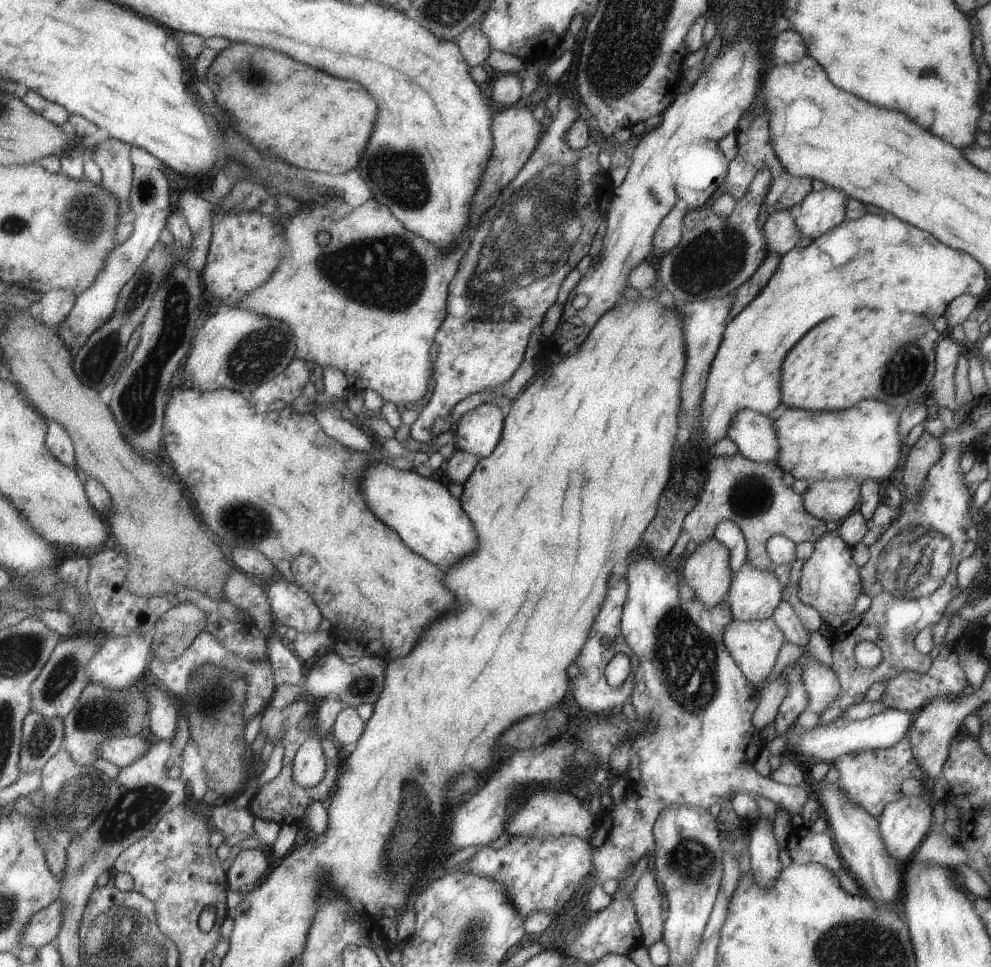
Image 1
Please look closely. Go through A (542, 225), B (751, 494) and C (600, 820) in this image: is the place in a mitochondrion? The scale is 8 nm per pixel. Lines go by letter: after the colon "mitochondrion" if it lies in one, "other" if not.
A: mitochondrion
B: mitochondrion
C: other

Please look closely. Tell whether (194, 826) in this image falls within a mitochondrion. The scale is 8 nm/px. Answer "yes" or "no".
no

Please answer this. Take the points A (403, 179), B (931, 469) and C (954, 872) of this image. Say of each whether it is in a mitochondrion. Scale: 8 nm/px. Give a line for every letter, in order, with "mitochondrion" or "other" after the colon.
A: mitochondrion
B: other
C: other

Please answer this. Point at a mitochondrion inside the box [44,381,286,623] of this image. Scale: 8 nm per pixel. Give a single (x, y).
(239, 520)

